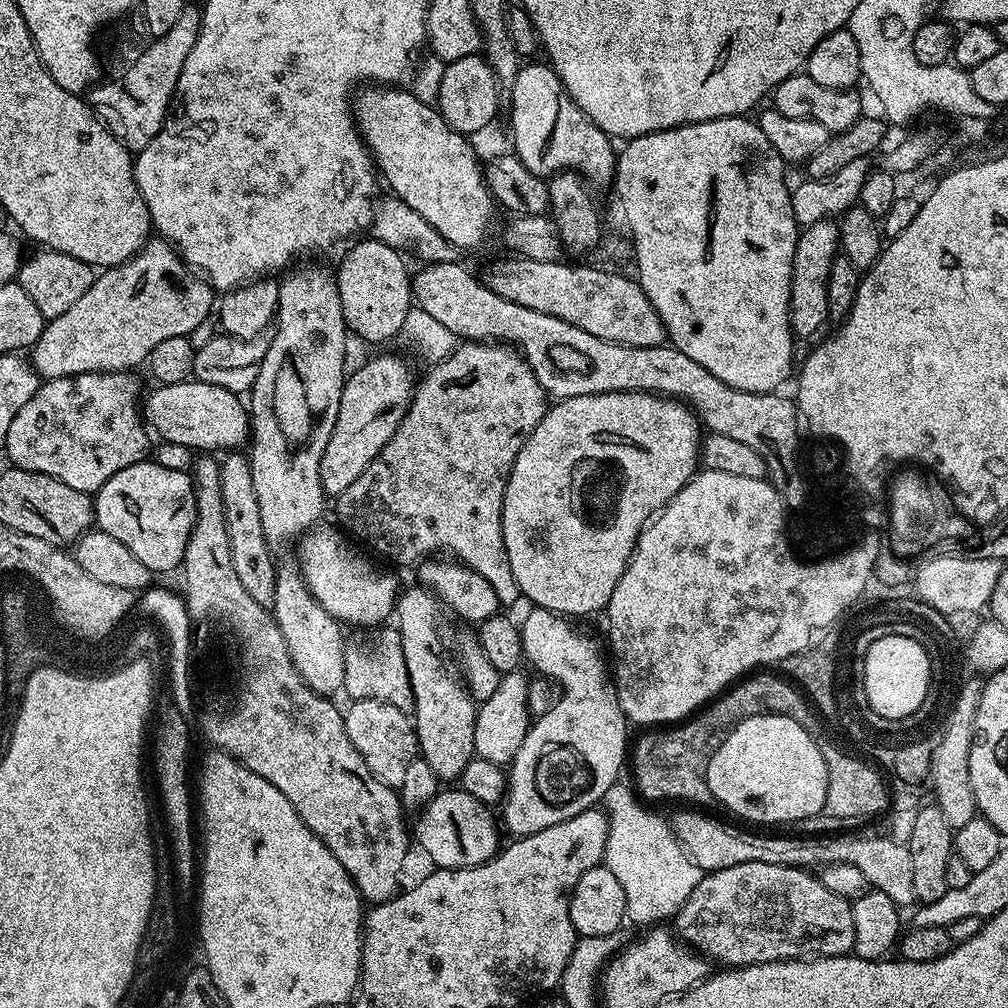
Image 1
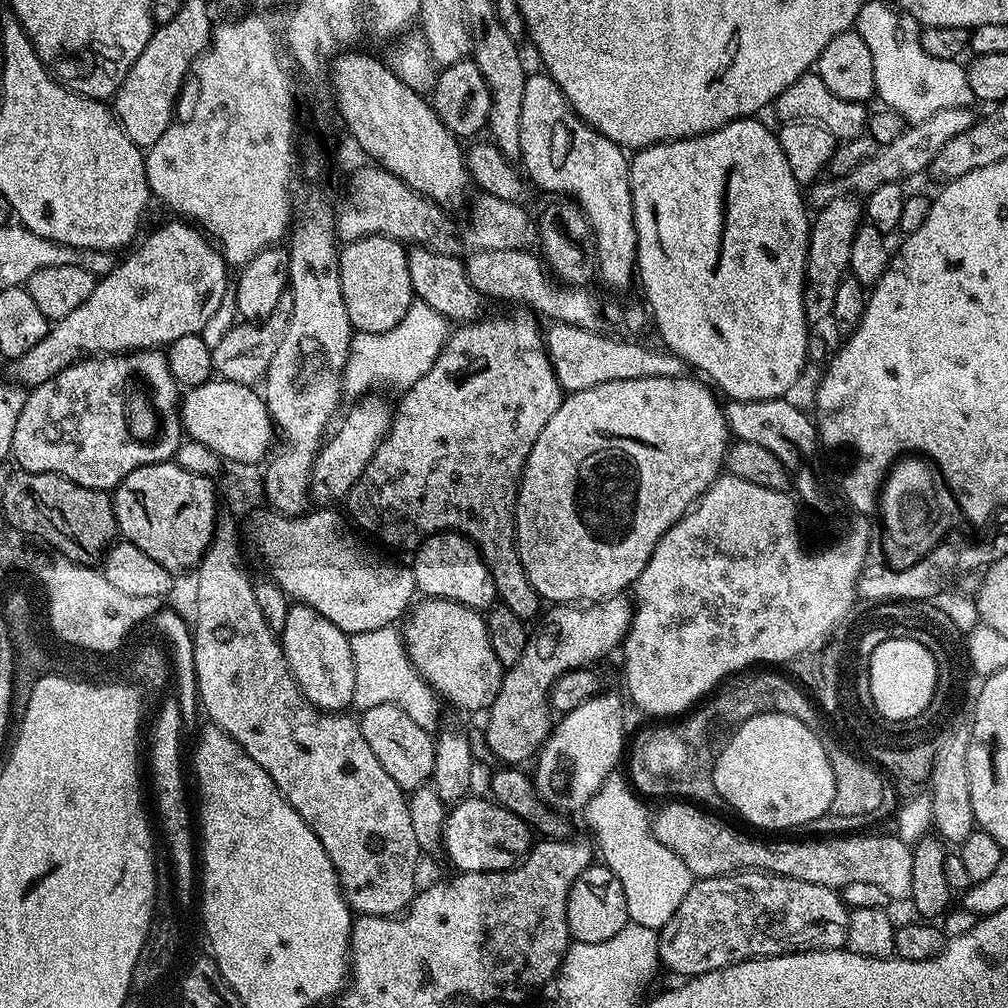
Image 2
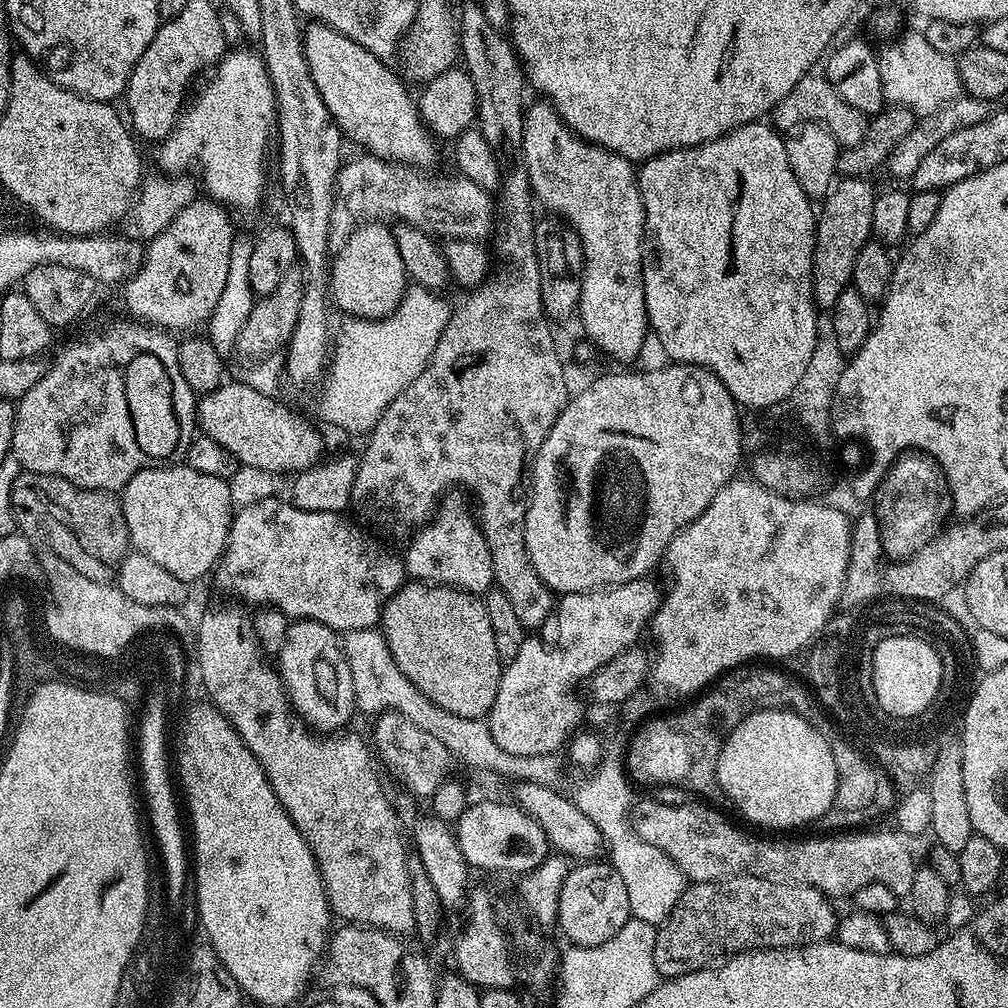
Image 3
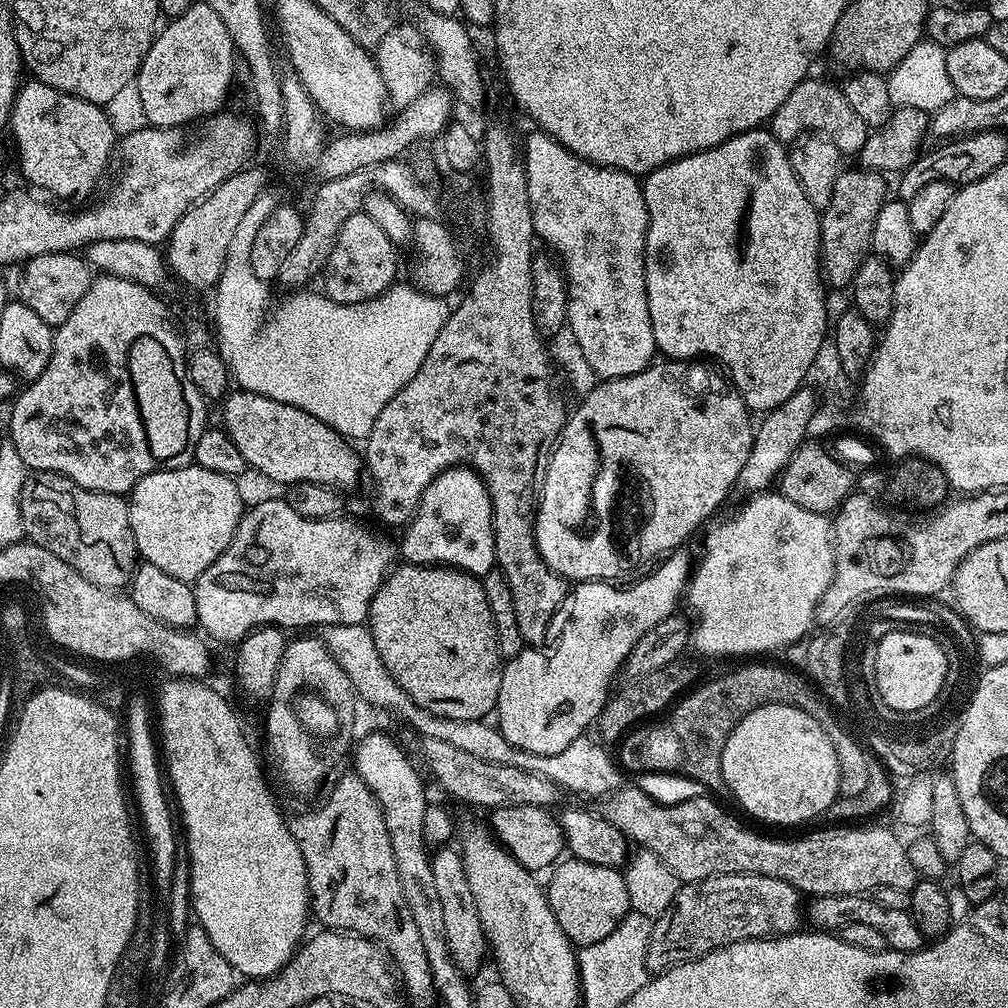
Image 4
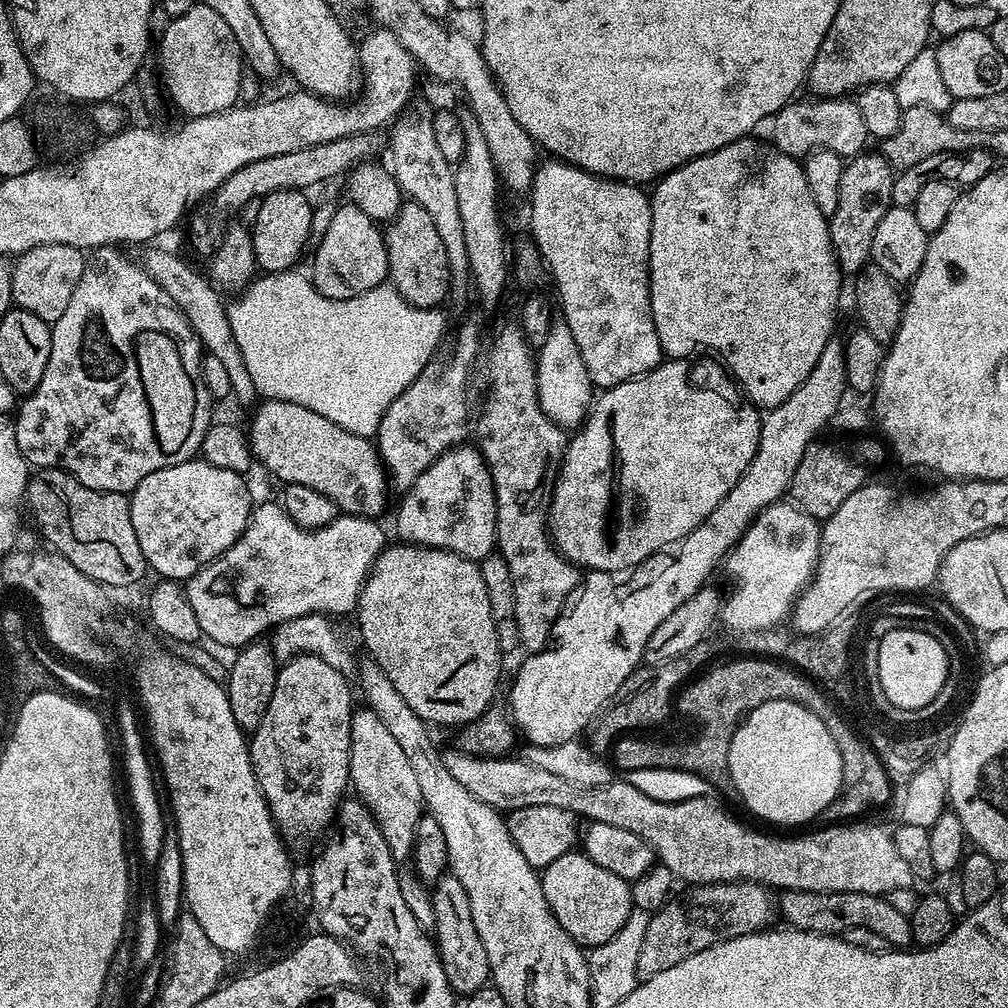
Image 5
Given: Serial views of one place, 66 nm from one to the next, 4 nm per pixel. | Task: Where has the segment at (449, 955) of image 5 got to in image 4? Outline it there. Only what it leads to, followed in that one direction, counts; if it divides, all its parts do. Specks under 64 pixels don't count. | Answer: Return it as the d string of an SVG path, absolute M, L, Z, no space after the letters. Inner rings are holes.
M452 846L437 847L435 851L431 853L430 859L432 862L432 869L434 870L434 883L436 888L438 889L438 898L441 902L444 921L446 922L446 944L448 946L448 949L450 950L450 954L452 955L452 960L460 968L460 971L465 974L473 974L472 972L478 971L479 968L483 966L484 956L486 960L486 953L489 951L489 946L487 940L484 939L484 927L482 926L482 922L478 918L478 906L474 902L474 893L470 891L470 882L466 878L466 866L464 865L464 859L461 858L459 851L457 851L457 849Z

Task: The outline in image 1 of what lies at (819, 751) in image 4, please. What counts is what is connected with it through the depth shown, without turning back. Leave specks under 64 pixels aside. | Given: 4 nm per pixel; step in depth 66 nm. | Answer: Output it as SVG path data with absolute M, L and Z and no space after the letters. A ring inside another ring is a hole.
M769 714L744 720L716 747L708 763L708 785L713 801L756 824L788 824L791 820L804 822L811 816L821 815L828 793L828 771L816 742L817 737L789 716Z

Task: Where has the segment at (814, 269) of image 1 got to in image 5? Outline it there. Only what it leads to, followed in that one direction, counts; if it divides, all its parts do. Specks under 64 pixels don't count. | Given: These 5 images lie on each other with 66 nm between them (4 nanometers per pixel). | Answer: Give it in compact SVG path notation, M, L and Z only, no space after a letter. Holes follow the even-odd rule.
M872 150L851 157L845 163L842 186L838 186L838 210L834 210L828 222L832 249L840 263L841 273L855 274L871 261L874 230L878 230L882 214L893 207L893 179L894 169L884 161L883 155L876 153L875 156Z

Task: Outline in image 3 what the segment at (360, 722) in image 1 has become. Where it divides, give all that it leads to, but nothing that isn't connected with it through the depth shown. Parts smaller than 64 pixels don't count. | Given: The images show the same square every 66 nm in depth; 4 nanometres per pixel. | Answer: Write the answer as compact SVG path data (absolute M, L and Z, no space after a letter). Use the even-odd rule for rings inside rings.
M381 712L376 720L376 748L375 751L384 758L385 762L400 775L401 780L416 796L427 797L435 792L438 786L449 779L453 756L448 753L446 746L434 738L434 734L426 734L426 730L414 726L410 718L402 718L397 712Z

